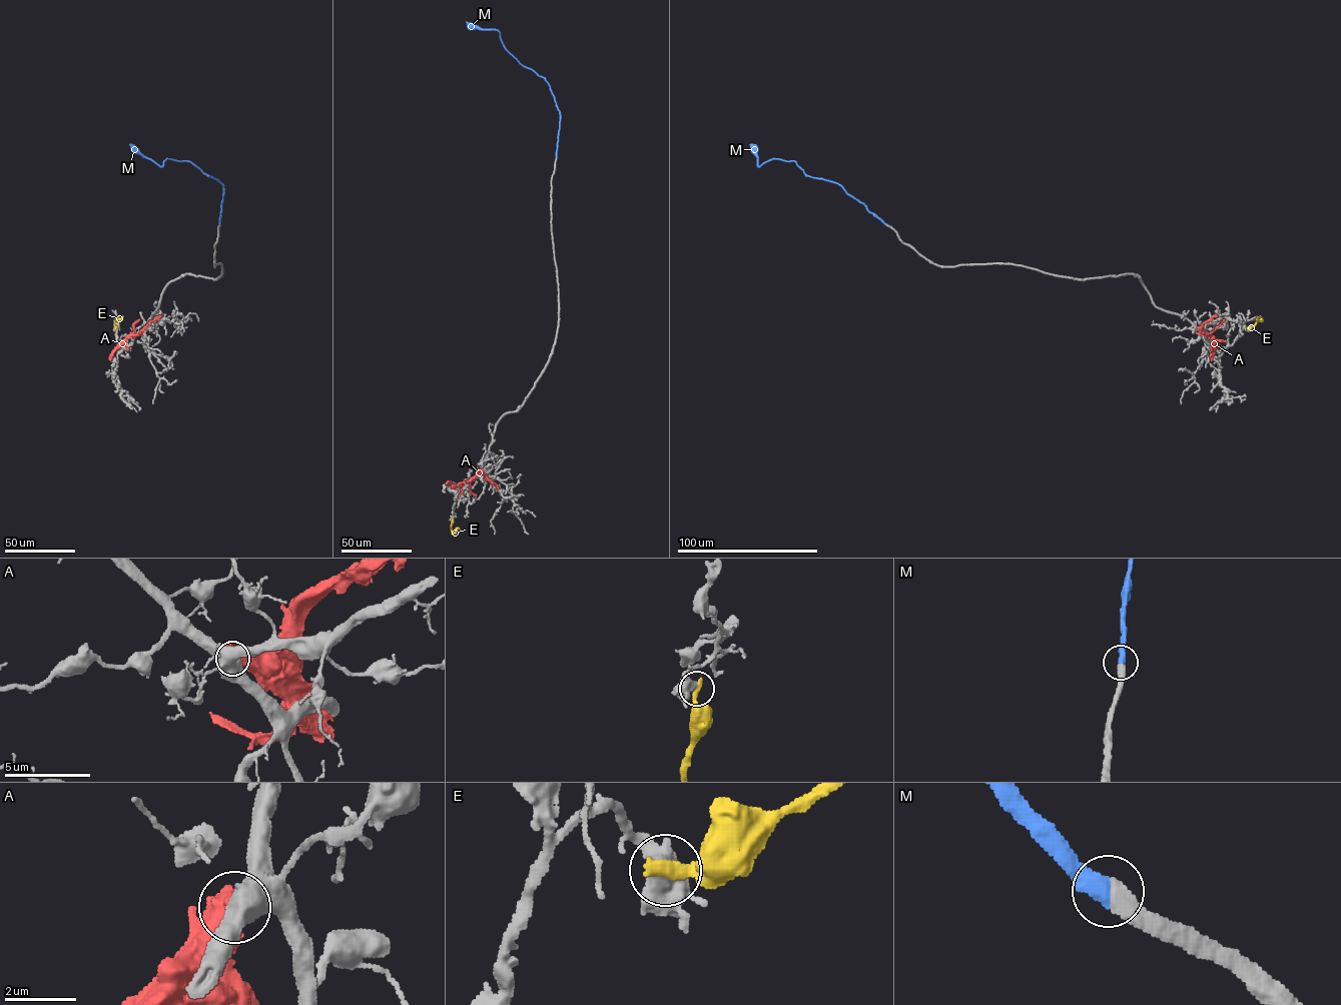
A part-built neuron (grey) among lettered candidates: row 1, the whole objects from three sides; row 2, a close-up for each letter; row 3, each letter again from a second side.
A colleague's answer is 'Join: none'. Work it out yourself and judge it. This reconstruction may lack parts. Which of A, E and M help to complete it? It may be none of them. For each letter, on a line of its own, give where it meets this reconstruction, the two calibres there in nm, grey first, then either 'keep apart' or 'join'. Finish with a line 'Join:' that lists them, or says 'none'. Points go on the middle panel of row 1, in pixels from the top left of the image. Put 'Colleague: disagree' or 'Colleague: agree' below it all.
A: meets grey at (483, 469); 750 nm thick on the grey side, 850 nm on the other; keep apart
E: meets grey at (452, 520); 500 nm thick on the grey side, 400 nm on the other; keep apart
M: meets grey at (556, 157); 500 nm thick on the grey side, 500 nm on the other; join
Join: M
Colleague: disagree

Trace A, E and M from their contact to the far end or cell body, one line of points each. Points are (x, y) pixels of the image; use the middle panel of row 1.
A: (483, 469), (460, 484), (447, 482)
E: (452, 520), (451, 531), (454, 533), (459, 529)
M: (556, 157), (560, 116), (550, 85), (508, 51), (498, 30), (481, 29), (466, 22)

